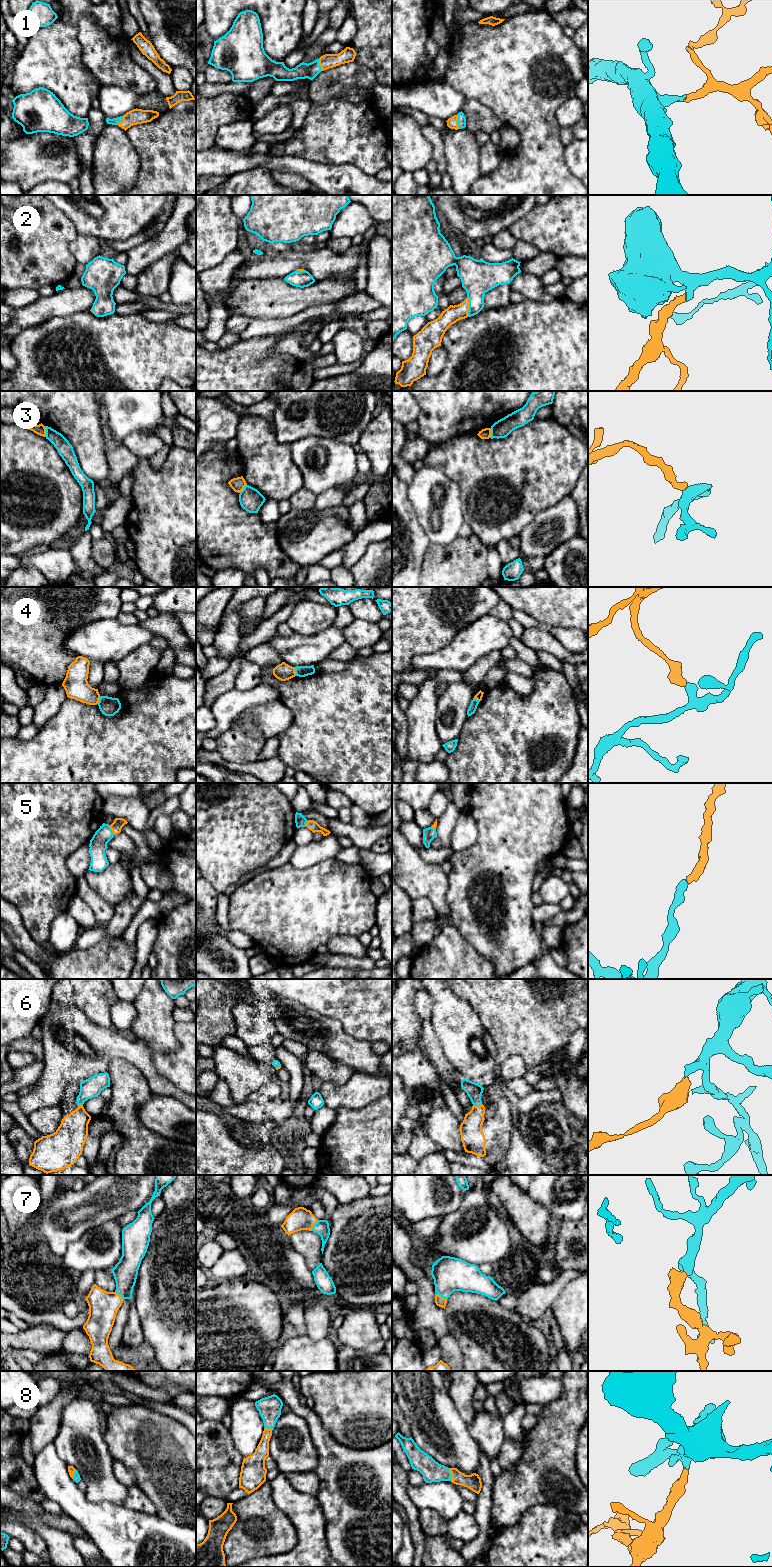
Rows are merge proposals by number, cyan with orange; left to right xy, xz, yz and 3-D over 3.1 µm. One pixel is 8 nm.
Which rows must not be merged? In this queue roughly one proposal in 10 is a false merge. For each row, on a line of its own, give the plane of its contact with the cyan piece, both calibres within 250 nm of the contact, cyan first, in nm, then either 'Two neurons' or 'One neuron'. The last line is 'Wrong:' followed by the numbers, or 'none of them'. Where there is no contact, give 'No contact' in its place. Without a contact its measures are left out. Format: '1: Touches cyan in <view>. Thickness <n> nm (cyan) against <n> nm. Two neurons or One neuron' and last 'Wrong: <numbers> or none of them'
1: Touches cyan in yz. Thickness 60 nm (cyan) against 90 nm. One neuron
2: Touches cyan in yz. Thickness 260 nm (cyan) against 140 nm. One neuron
3: Touches cyan in xy. Thickness 120 nm (cyan) against 90 nm. Two neurons
4: Touches cyan in xz. Thickness 90 nm (cyan) against 140 nm. Two neurons
5: Touches cyan in xy. Thickness 140 nm (cyan) against 90 nm. One neuron
6: Touches cyan in yz. Thickness 130 nm (cyan) against 190 nm. One neuron
7: Touches cyan in xz. Thickness 110 nm (cyan) against 180 nm. One neuron
8: Touches cyan in yz. Thickness 170 nm (cyan) against 120 nm. One neuron
Wrong: 3, 4

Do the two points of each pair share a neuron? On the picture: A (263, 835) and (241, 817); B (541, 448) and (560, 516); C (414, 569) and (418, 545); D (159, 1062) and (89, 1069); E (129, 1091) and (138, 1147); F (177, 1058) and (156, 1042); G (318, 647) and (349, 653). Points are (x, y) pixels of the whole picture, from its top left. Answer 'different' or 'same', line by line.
A: same
B: different
C: same
D: different
E: same
F: different
G: different

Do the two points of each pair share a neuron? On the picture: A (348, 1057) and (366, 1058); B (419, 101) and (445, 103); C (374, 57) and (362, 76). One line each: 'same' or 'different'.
A: same
B: same
C: different

